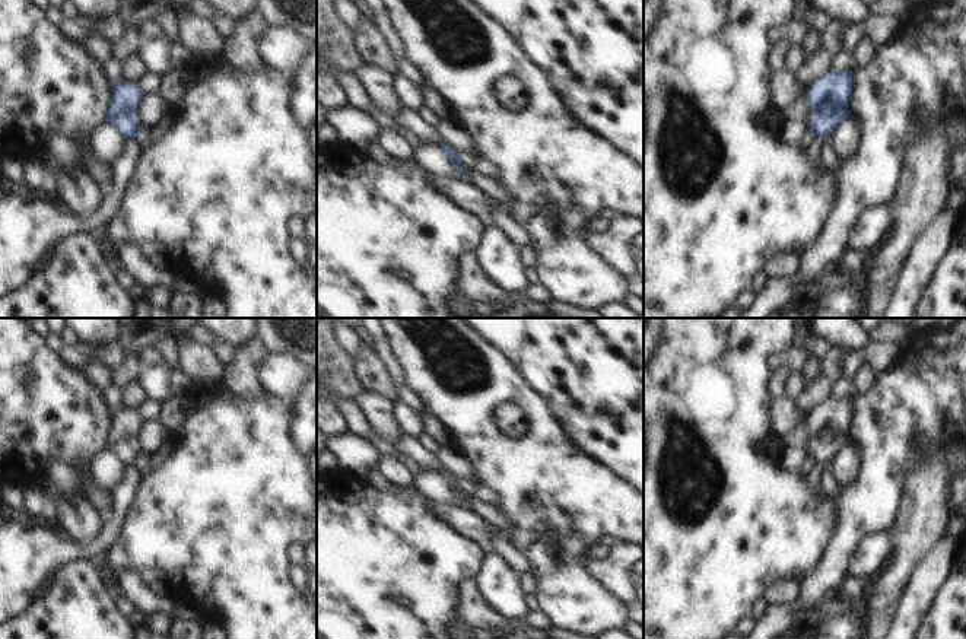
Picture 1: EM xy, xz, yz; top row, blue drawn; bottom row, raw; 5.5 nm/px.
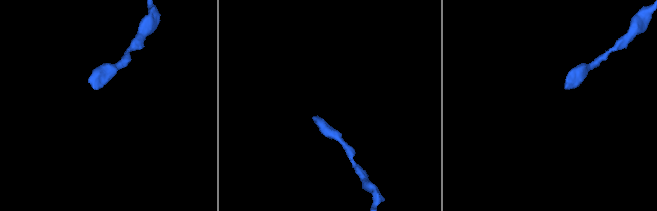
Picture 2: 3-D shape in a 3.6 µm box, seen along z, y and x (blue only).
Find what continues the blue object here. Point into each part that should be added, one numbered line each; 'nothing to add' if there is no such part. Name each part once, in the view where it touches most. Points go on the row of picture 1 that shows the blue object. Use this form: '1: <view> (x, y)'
nothing to add.

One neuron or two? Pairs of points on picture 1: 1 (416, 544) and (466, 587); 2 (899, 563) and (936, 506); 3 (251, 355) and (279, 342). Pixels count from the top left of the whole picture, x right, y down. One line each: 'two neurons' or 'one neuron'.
1: two neurons
2: one neuron
3: two neurons

